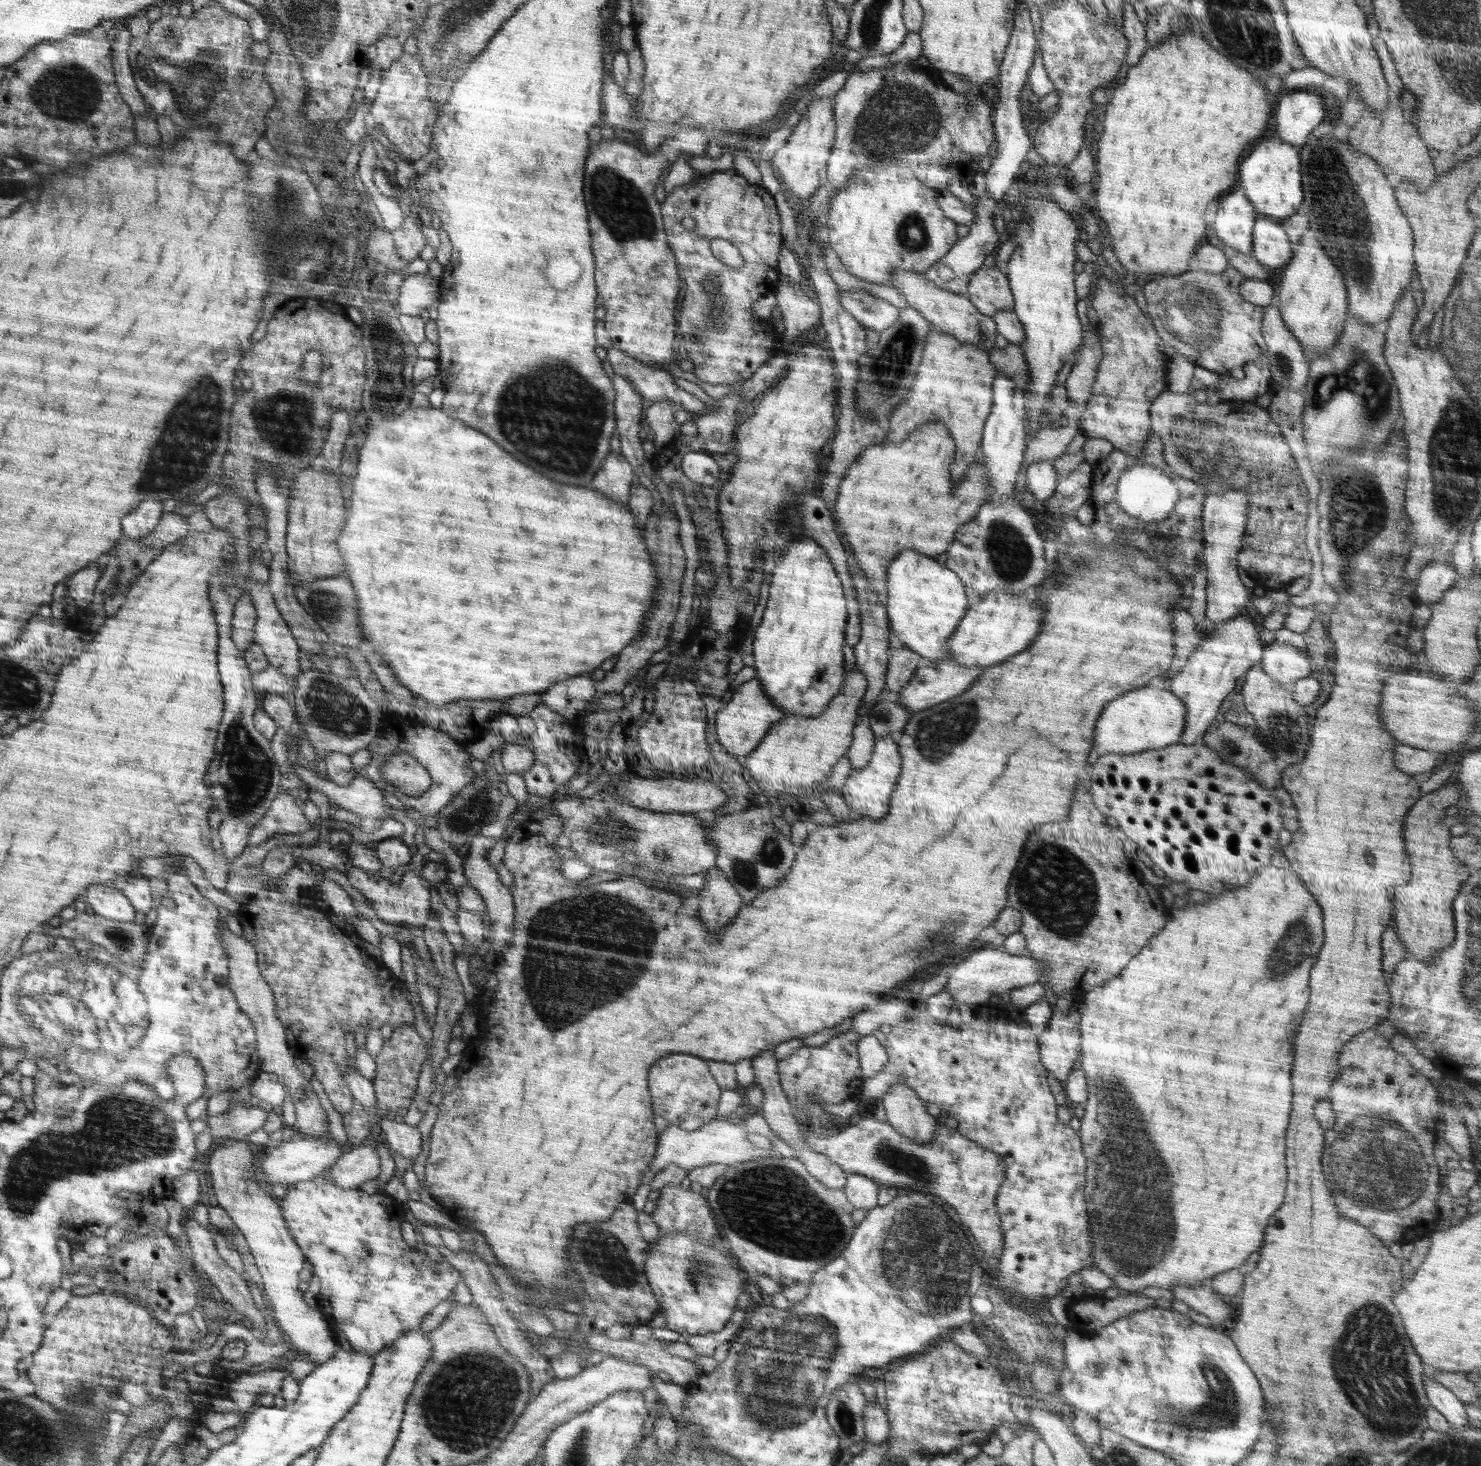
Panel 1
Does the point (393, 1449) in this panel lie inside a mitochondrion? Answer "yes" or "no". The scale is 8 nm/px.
no

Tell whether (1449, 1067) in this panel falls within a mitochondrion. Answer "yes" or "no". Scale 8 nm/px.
no

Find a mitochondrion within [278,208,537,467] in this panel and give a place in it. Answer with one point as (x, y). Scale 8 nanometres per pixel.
(390, 358)

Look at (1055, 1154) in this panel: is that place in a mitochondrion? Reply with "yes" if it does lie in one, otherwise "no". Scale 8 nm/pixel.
no

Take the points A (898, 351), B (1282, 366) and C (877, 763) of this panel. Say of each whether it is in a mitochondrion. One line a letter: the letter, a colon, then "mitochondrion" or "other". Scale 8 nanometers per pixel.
A: mitochondrion
B: mitochondrion
C: other

